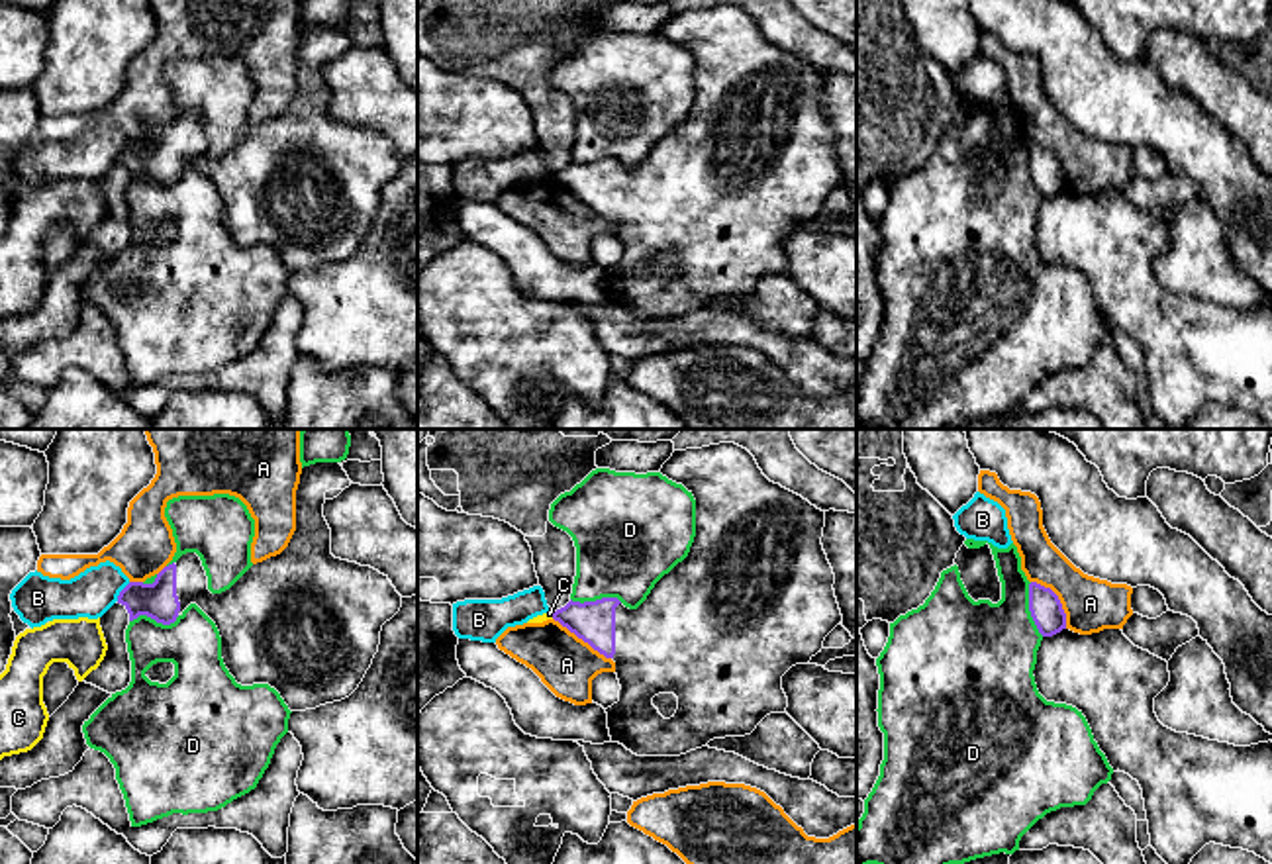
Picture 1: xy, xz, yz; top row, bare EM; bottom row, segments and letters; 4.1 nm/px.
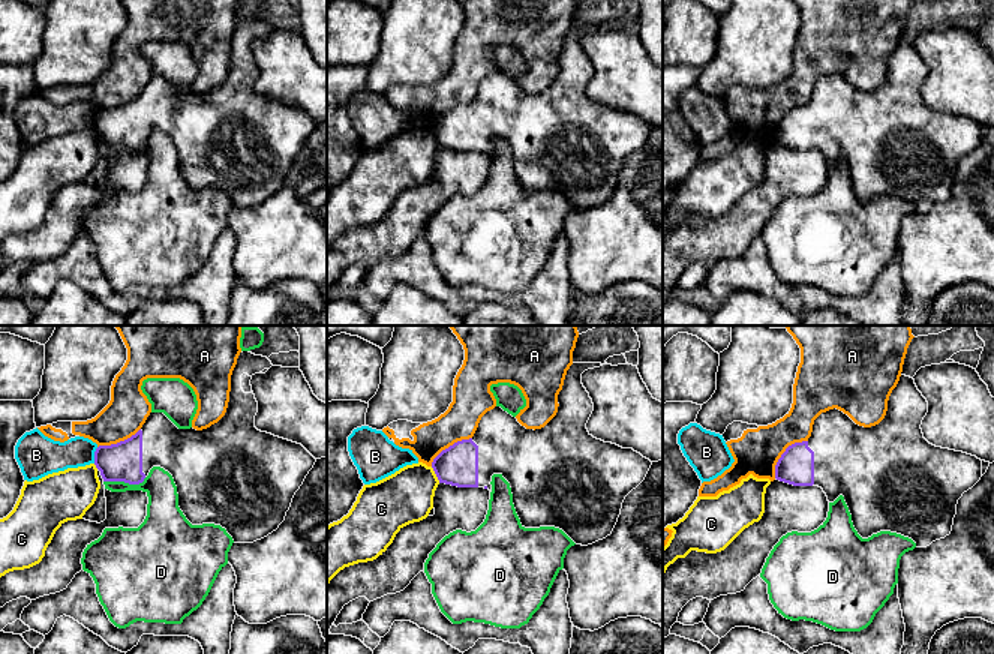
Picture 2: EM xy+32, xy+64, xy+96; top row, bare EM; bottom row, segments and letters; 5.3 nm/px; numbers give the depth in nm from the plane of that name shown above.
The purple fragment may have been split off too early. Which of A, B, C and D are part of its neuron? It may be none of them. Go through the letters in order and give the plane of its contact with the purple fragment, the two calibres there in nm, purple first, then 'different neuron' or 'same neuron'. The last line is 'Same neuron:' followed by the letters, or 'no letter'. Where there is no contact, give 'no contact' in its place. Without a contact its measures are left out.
A: contact in yz; calibres 130 and 220 nm; different neuron
B: contact in xy; calibres 150 and 190 nm; different neuron
C: contact in xz; calibres 180 and 30 nm; different neuron
D: contact in yz; calibres 130 and 420 nm; different neuron
Same neuron: no letter

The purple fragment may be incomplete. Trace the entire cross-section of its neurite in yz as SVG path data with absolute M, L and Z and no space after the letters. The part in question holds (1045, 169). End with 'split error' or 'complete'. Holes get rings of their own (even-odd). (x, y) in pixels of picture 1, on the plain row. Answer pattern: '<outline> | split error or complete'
M1037 143L1029 145L1029 172L1043 198L1052 198L1066 190L1066 174L1051 149Z | complete

